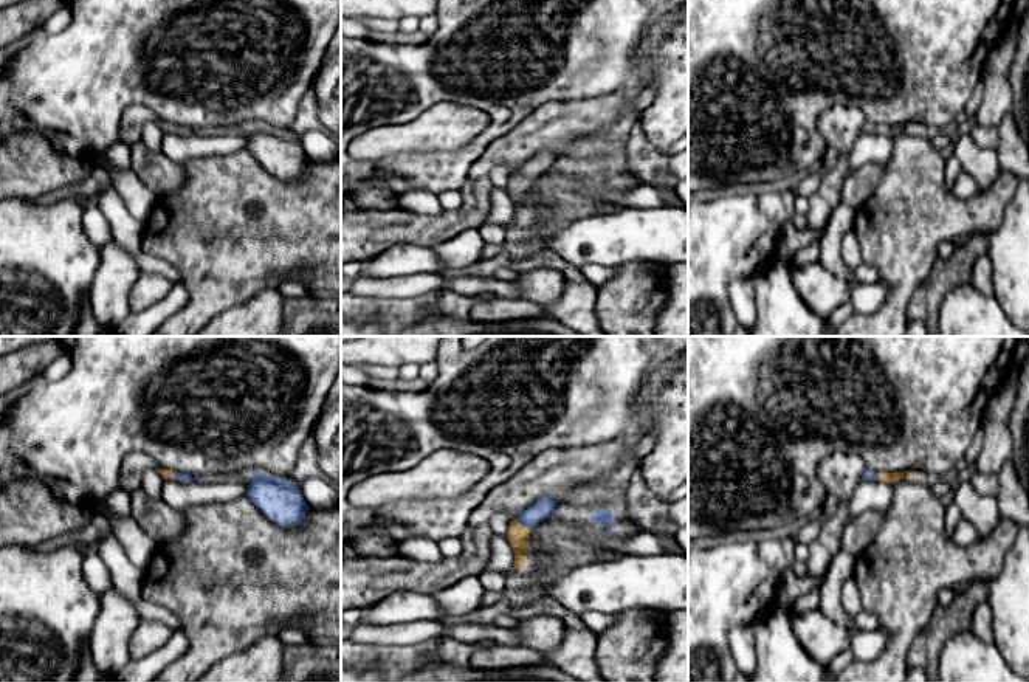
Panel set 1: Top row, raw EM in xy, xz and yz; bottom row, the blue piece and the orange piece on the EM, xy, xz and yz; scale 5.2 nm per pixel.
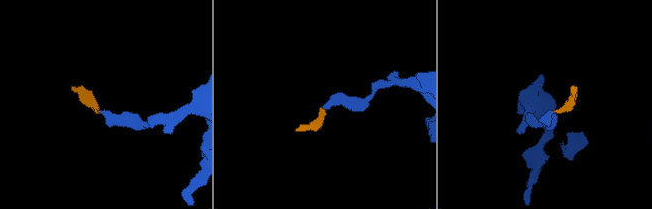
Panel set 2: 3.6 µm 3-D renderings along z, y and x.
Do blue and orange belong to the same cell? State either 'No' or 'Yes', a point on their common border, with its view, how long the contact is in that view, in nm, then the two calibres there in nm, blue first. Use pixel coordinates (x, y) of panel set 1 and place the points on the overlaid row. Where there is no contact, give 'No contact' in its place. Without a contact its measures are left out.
Yes. Touches blue at xz (523, 524). Shared border 90 nm. Thickness 100 nm (blue) against 110 nm

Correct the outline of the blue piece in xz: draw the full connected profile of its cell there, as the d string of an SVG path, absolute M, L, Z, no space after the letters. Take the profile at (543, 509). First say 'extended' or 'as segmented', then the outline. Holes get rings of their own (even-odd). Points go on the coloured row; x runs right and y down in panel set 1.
extended; M549 498L536 501L525 512L519 515L518 519L510 522L507 539L513 547L514 566L513 569L524 569L527 549L528 549L528 533L533 527L539 525L544 519L558 510L558 502Z

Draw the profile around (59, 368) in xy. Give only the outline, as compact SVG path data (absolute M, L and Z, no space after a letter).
M59 355L48 364L42 375L46 381L59 381L70 374L71 366L73 361L70 355Z

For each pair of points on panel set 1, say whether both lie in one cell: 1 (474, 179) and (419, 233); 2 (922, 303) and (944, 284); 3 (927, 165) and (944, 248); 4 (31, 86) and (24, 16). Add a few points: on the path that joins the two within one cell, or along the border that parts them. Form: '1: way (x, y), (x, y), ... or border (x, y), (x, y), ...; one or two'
1: way (474, 199), (453, 223), (439, 228); one
2: way (927, 298), (939, 285); one
3: border (955, 241), (942, 241), (936, 256); two
4: border (33, 30), (16, 42); two

